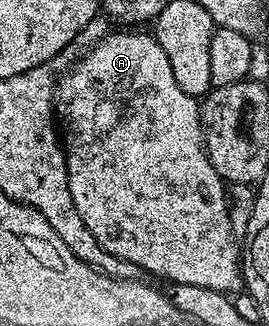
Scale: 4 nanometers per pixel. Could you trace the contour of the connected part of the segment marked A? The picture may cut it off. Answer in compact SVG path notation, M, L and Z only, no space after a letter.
M144 29L120 30L124 31L113 30L93 47L87 48L68 70L59 76L56 84L54 111L62 124L62 146L68 166L70 197L74 197L74 205L82 221L86 221L86 229L94 233L98 245L102 245L106 253L132 263L141 272L153 271L164 279L172 279L173 284L202 285L206 289L225 293L239 292L242 287L242 251L238 246L237 236L232 234L226 184L214 169L214 165L210 165L208 150L204 147L204 126L200 120L200 103L197 96L186 93L179 87L178 81L174 81L170 61L166 58L162 45L158 45L155 34L148 32L147 35Z

